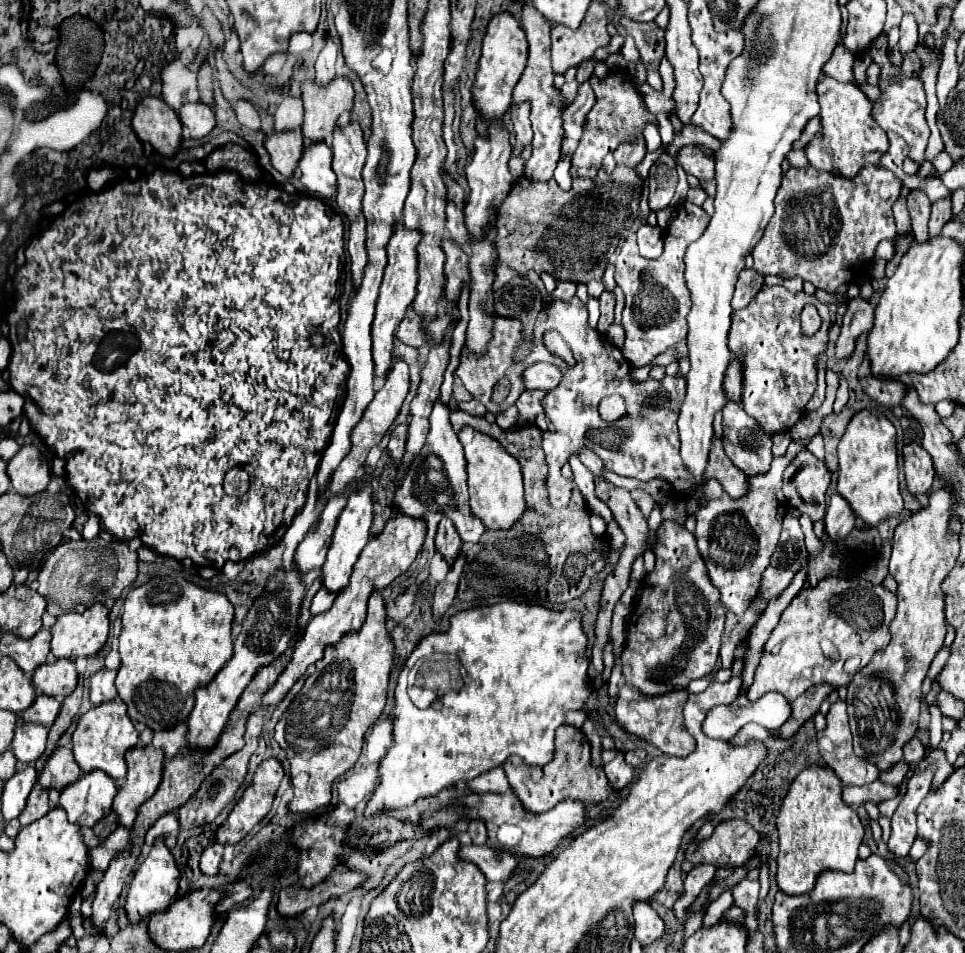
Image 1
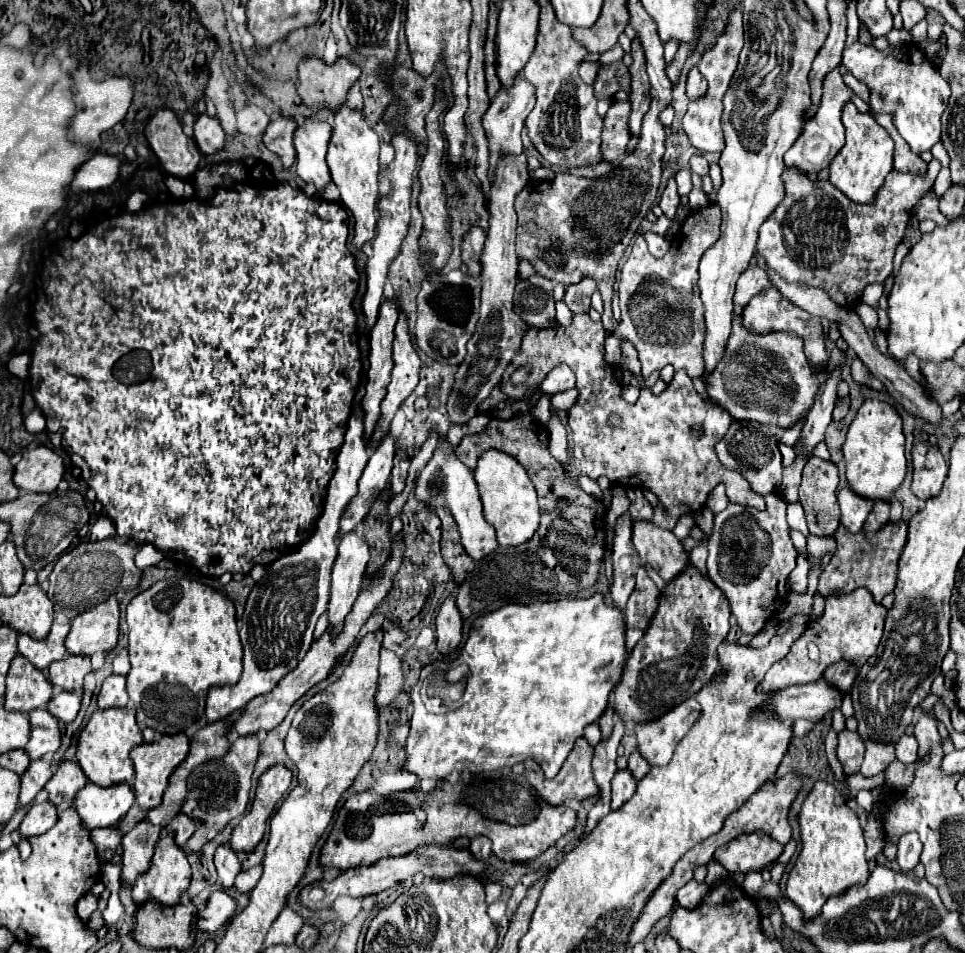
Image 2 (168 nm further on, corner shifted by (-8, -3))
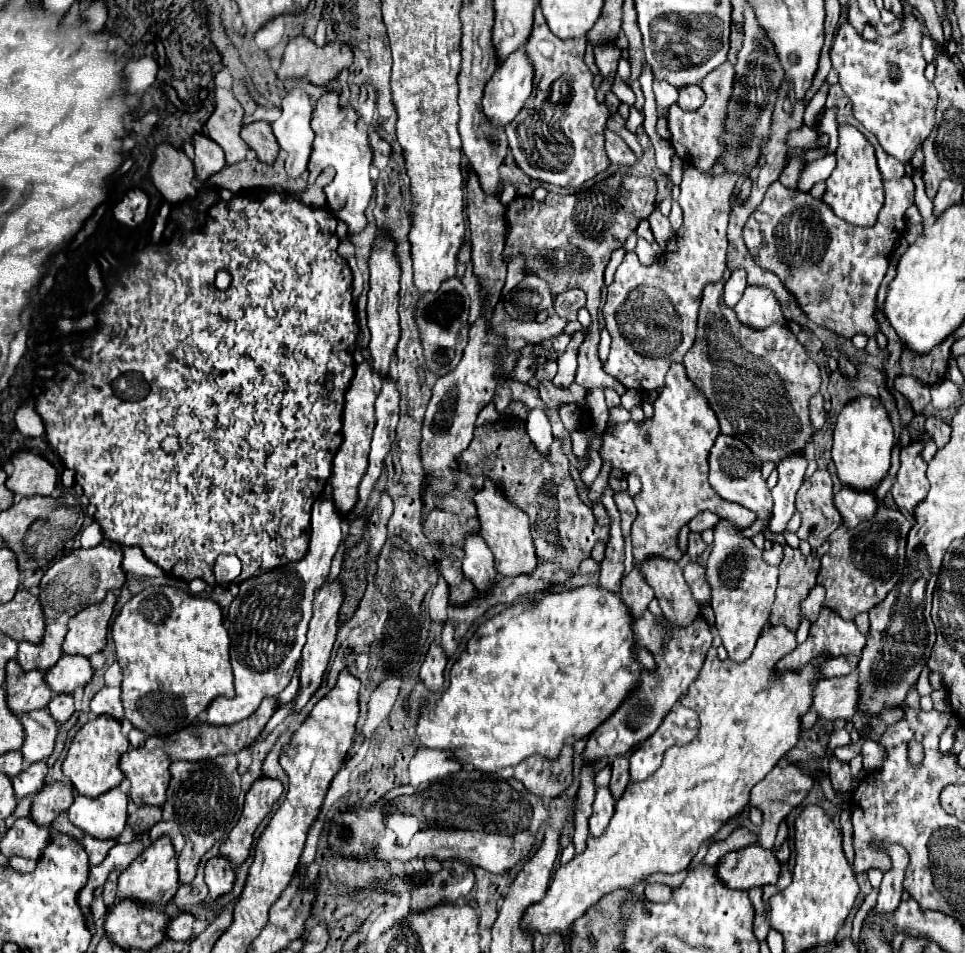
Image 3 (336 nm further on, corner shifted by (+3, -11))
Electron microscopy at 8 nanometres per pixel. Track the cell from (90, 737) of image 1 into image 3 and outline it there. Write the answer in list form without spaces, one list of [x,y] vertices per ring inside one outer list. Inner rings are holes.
[[[101,715],[95,721],[87,721],[71,741],[67,759],[63,761],[63,775],[73,783],[79,795],[97,797],[123,781],[119,769],[119,757],[129,749],[129,739],[121,733],[121,721],[109,715]]]

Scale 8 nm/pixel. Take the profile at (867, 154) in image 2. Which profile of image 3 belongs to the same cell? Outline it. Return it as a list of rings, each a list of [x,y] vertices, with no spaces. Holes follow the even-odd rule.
[[[839,125],[839,147],[835,155],[837,155],[837,167],[825,181],[827,191],[823,195],[823,201],[835,211],[837,217],[859,227],[871,227],[885,199],[883,177],[877,167],[875,149],[861,131],[857,131],[851,125]]]

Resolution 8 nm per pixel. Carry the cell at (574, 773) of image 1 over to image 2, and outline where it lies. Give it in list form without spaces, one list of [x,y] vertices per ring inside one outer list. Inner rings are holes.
[[[580,737],[554,779],[546,779],[544,771],[540,771],[538,763],[532,759],[524,761],[524,775],[550,805],[560,805],[568,799],[582,801],[586,797],[598,795],[598,785],[594,783],[590,761],[592,747],[584,737]]]

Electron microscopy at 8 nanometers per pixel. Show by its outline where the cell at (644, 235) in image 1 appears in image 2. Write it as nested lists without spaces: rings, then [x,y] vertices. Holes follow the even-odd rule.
[[[646,233],[644,237],[646,237],[648,249],[650,249],[650,253],[652,253],[654,257],[662,257],[662,255],[668,251],[668,247],[670,247],[670,241],[668,241],[666,237],[656,235],[656,233]]]

